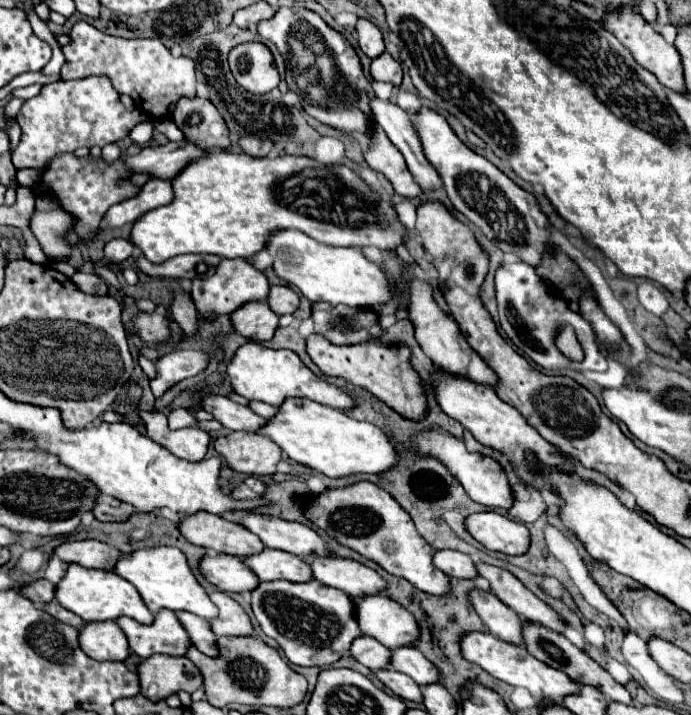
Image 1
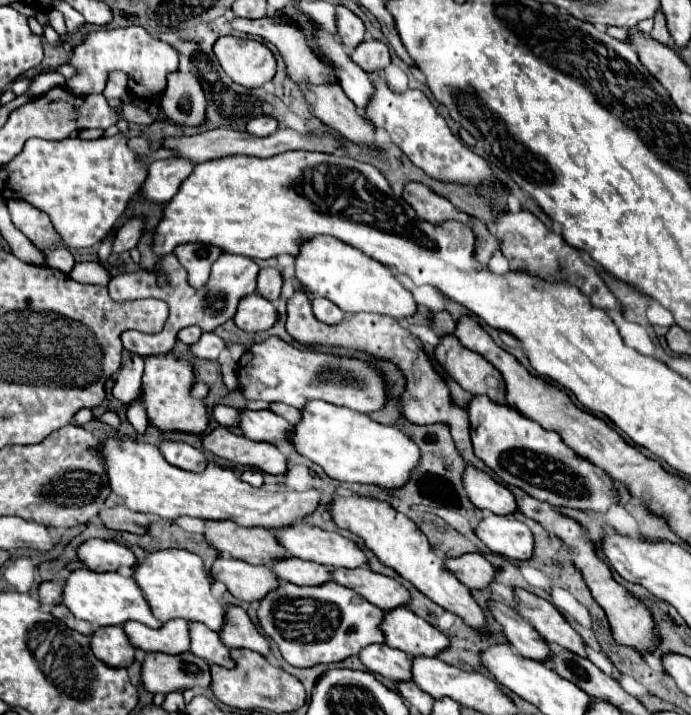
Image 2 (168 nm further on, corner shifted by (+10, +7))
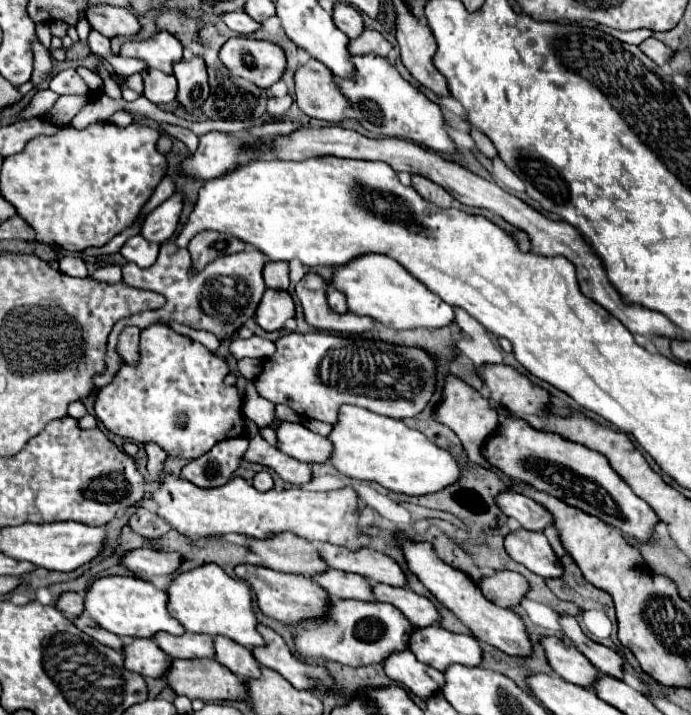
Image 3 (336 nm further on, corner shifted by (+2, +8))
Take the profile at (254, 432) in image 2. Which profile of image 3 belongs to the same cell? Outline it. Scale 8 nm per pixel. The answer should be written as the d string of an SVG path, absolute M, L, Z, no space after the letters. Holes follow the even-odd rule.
M280 421L276 425L276 443L282 453L306 463L326 463L332 449L326 437L292 421Z

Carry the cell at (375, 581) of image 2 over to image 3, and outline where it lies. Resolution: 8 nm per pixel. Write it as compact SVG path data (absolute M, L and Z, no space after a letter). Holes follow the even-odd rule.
M372 583L372 595L376 601L390 603L396 609L400 609L414 627L428 627L440 619L440 615L430 599L426 599L406 587Z

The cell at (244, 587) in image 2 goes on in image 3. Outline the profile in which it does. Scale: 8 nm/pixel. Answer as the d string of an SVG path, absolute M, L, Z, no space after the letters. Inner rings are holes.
M238 565L238 567L234 567L234 573L238 579L242 579L244 583L248 583L254 589L260 611L276 621L294 623L294 621L302 621L306 617L322 617L322 613L324 613L324 603L326 603L328 595L310 577L294 575L294 573L280 573L280 571L274 571L268 567L264 569L258 565Z

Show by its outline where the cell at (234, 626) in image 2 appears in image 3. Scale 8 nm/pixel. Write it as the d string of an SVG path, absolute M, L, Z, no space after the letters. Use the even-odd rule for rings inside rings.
M258 623L258 633L266 641L266 645L252 649L252 655L260 665L278 671L296 689L320 689L320 691L324 691L324 689L332 687L328 671L320 665L310 665L310 663L302 661L298 655L294 655L276 631Z

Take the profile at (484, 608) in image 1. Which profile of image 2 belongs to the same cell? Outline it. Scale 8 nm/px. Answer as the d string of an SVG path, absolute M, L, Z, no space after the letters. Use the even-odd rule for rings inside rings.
M490 602L490 612L494 620L502 624L510 646L518 650L524 658L538 662L550 660L550 644L542 640L542 636L530 626L530 622L526 622L516 610L500 602Z

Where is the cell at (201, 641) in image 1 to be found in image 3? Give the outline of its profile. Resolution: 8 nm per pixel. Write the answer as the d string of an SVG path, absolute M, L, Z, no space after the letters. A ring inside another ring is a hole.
M214 637L214 655L218 663L228 667L238 677L260 677L260 663L252 657L252 653L246 647L238 645L236 641L230 641L228 637Z

